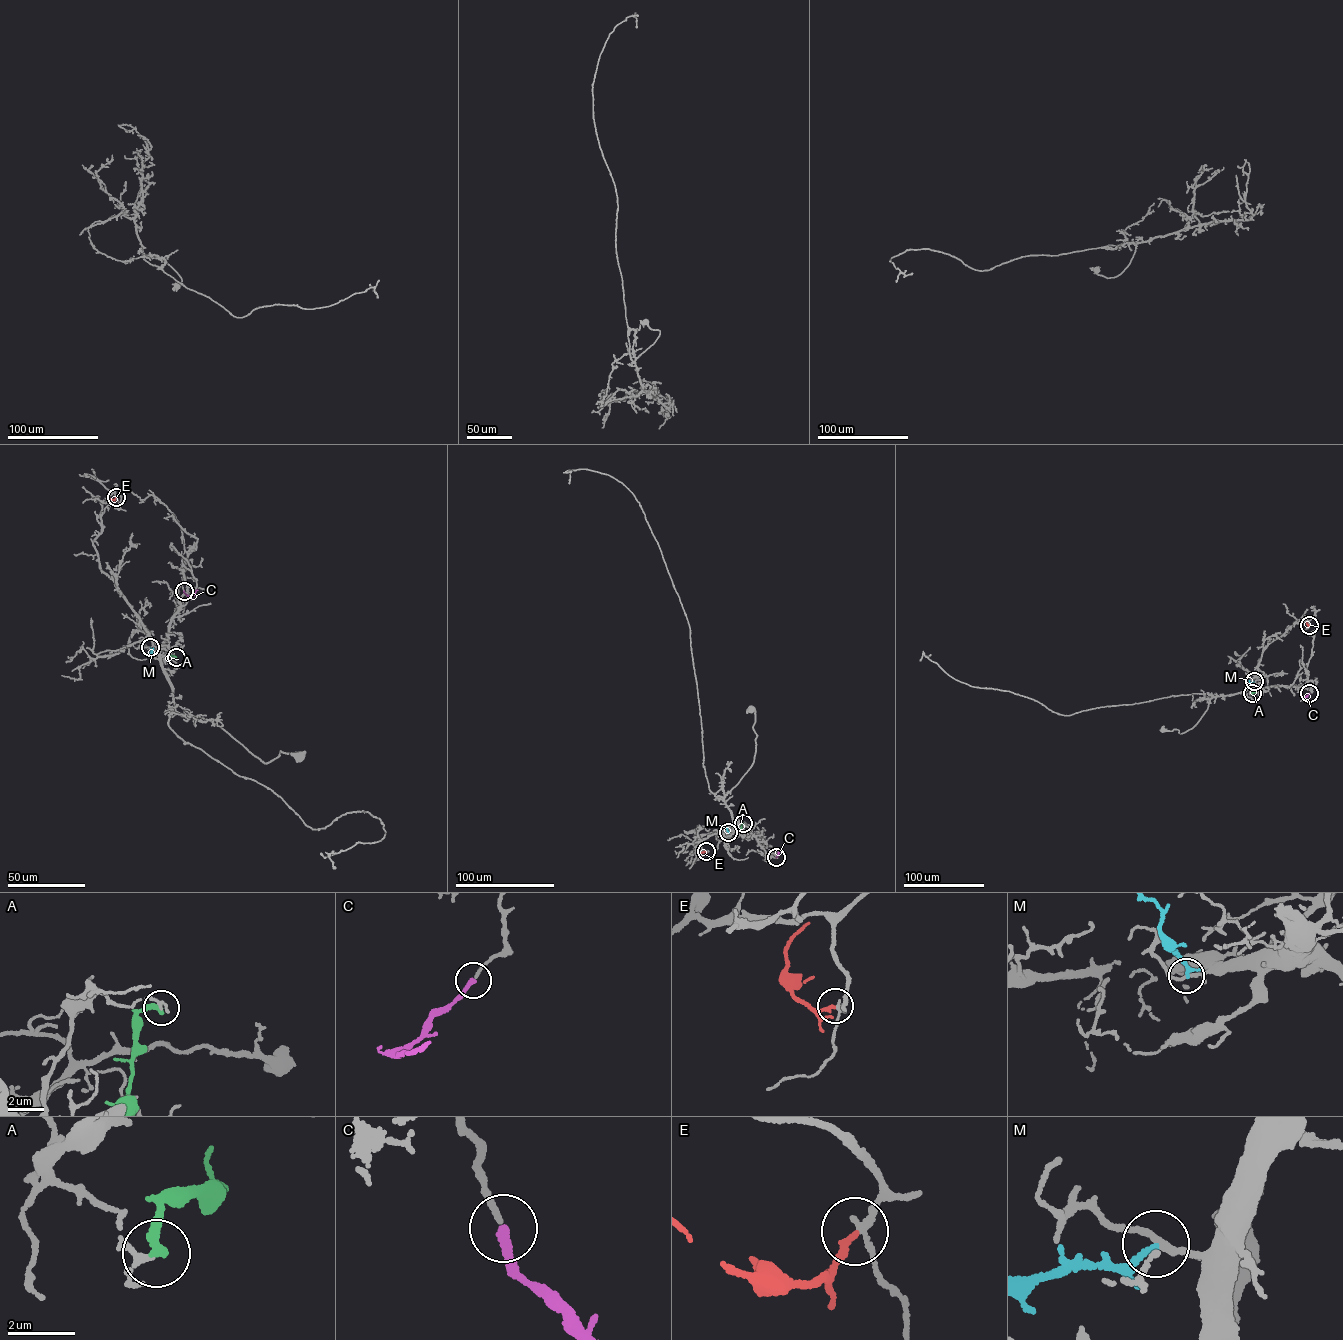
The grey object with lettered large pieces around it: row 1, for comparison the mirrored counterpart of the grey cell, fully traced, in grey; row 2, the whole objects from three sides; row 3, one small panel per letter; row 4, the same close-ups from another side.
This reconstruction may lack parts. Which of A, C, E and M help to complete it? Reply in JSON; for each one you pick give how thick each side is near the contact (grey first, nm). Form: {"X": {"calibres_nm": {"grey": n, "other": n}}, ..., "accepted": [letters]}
{"C": {"calibres_nm": {"grey": 160, "other": 280}}, "accepted": ["C"]}

